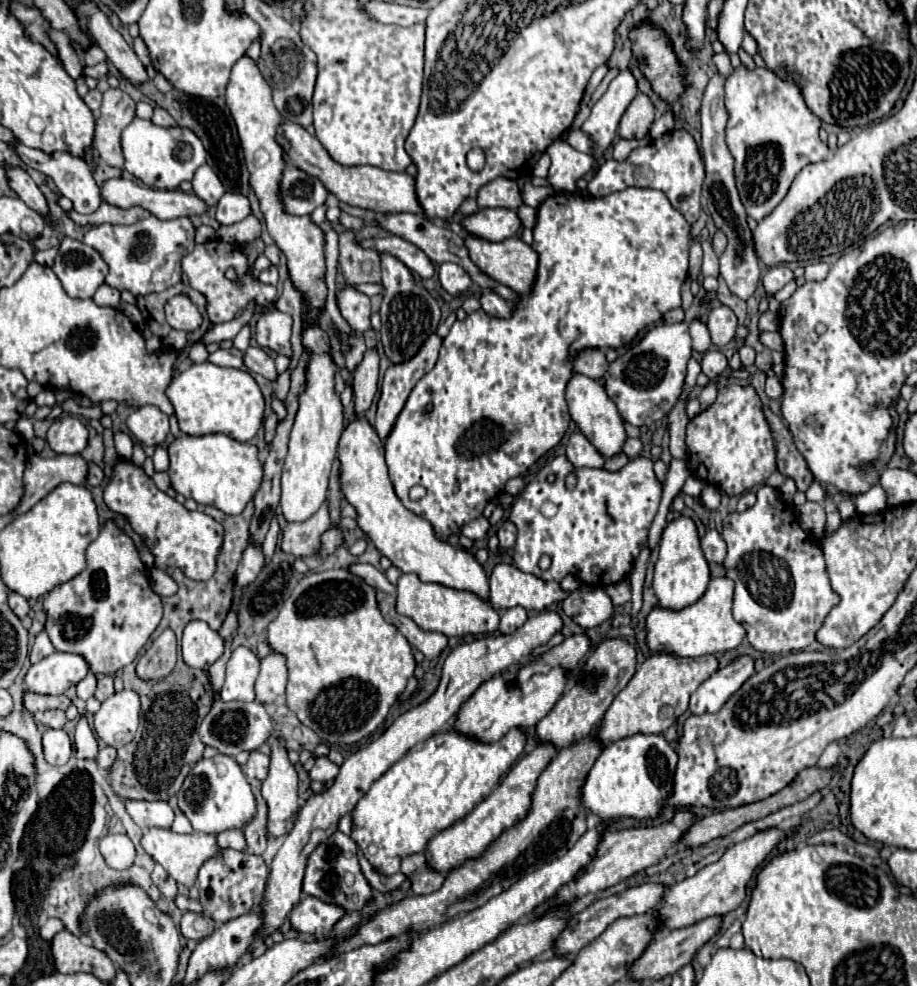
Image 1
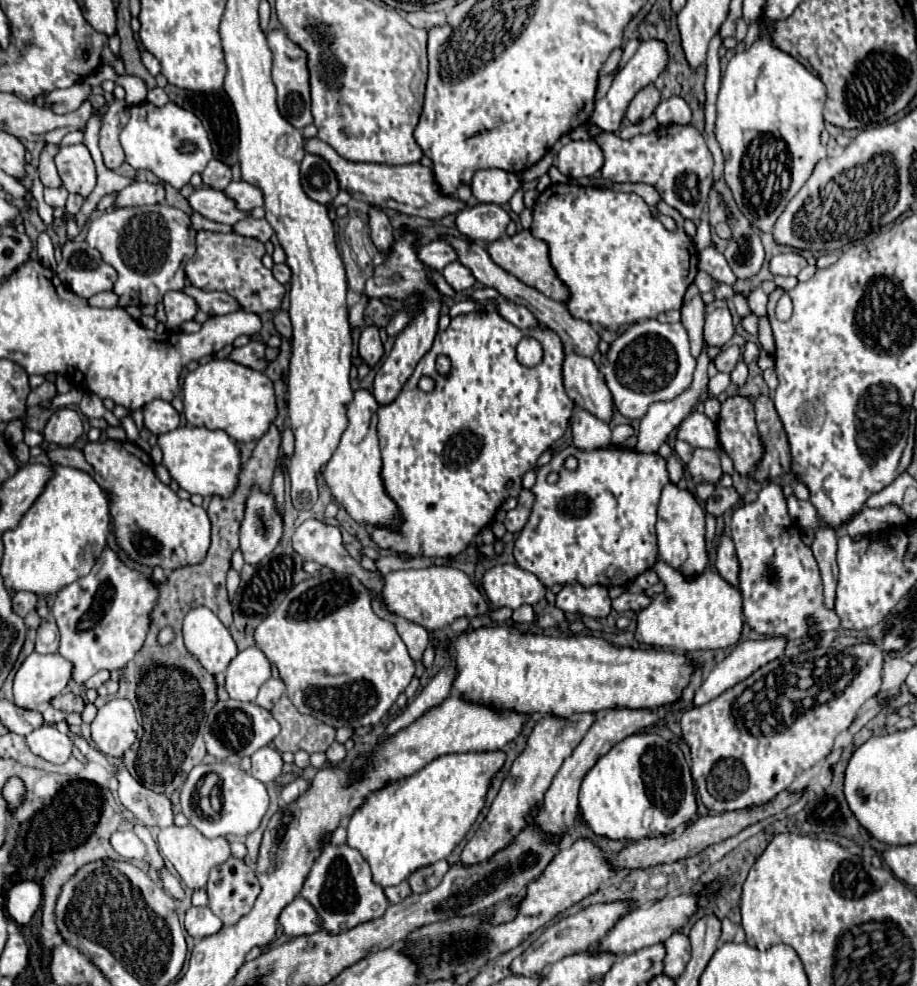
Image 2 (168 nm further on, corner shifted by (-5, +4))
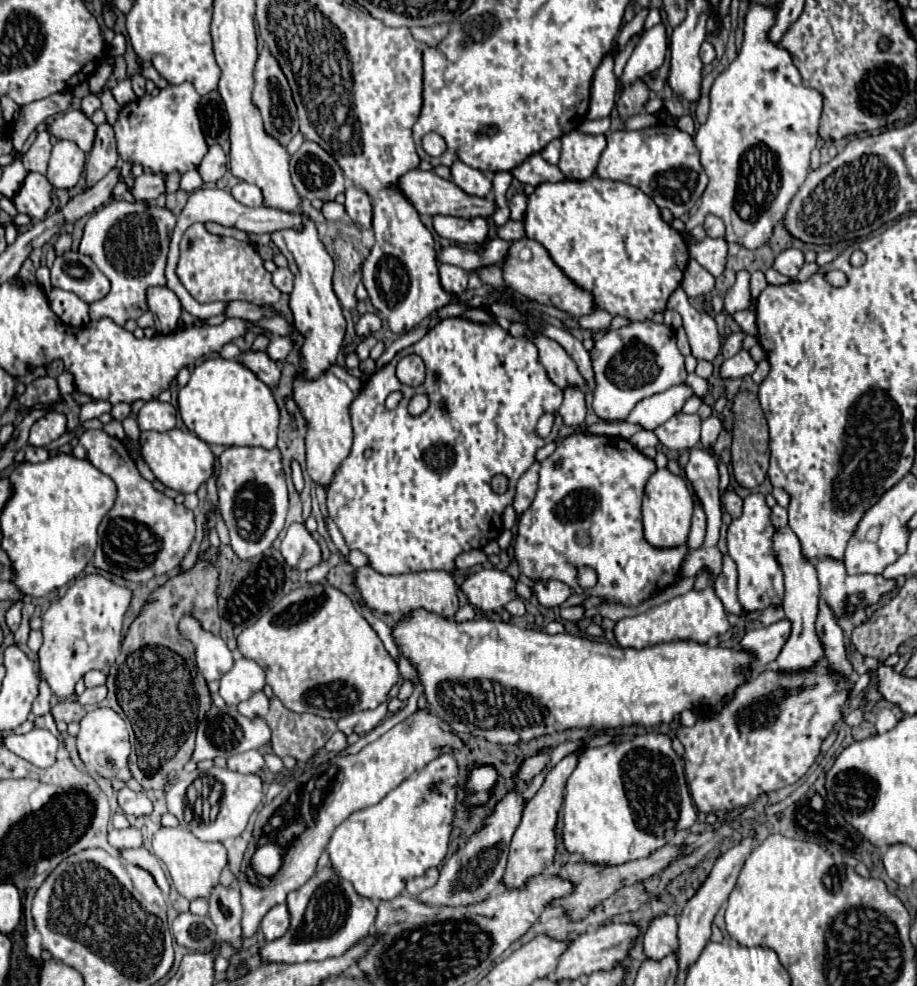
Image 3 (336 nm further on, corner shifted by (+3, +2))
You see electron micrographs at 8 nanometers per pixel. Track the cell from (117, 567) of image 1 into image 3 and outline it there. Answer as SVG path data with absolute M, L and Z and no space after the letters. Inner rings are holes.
M91 573L79 577L67 593L49 605L43 613L43 645L39 649L39 669L51 691L59 699L75 693L77 681L91 669L109 673L117 653L121 653L121 629L131 605L133 591L115 585L103 575Z

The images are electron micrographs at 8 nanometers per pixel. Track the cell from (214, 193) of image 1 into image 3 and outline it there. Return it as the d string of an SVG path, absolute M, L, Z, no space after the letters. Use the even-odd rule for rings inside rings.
M219 145L209 147L209 153L205 155L205 159L199 165L199 175L203 179L203 183L213 185L215 181L219 181L227 171L227 157L223 153L223 149Z

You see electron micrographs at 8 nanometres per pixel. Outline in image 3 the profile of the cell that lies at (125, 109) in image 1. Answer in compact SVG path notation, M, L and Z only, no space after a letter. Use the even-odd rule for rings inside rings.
M105 121L103 125L97 127L93 149L87 155L87 165L85 165L87 187L93 187L99 179L103 179L115 167L117 159L119 159L119 155L115 149L113 127Z

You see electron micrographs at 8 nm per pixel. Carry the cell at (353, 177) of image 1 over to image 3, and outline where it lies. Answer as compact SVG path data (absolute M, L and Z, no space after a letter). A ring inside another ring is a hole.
M411 169L407 171L403 177L399 177L397 181L397 189L405 195L405 199L417 209L419 215L453 215L453 217L489 217L495 211L495 203L481 199L481 197L473 197L467 195L463 189L459 189L453 181L445 181L441 179L437 173L433 171L421 171L421 169Z

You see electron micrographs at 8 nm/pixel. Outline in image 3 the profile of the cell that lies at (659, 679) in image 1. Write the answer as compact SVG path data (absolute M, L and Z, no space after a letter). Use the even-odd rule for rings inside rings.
M581 751L571 753L567 757L563 757L555 767L549 769L549 773L545 775L545 781L541 785L541 789L535 793L535 797L525 805L523 811L523 819L513 835L511 841L511 851L509 851L509 863L505 869L505 877L503 877L503 885L505 887L523 887L525 881L541 871L545 871L547 867L553 865L553 857L555 857L555 845L557 845L557 835L555 835L555 825L559 819L559 809L563 805L565 799L565 783L569 779L569 775L573 773L573 769L577 767Z

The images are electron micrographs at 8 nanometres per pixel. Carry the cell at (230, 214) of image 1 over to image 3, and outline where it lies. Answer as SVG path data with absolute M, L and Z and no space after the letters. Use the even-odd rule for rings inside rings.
M237 183L233 189L231 189L231 195L243 203L243 205L249 205L249 207L257 207L257 205L263 205L263 195L261 195L261 189L253 183Z

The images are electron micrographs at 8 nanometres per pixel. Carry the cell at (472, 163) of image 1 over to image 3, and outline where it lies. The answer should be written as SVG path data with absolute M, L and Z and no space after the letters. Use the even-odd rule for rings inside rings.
M455 161L451 165L451 177L457 187L461 187L465 193L475 197L487 197L493 189L493 173L489 171L477 171L463 161Z

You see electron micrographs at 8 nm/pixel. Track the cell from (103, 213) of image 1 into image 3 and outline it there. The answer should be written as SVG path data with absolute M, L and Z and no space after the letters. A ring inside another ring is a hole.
M143 173L141 177L135 179L131 193L139 201L153 201L161 193L165 193L165 177L155 175L155 173Z

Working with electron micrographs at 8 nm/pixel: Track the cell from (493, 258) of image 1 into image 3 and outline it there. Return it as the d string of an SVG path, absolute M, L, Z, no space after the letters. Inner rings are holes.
M519 239L519 241L513 241L511 247L509 247L509 253L501 265L503 269L503 279L505 283L515 289L517 293L521 293L523 297L527 299L533 299L533 301L539 301L543 305L555 305L557 309L563 309L567 311L569 315L573 317L579 317L579 315L585 315L585 313L591 313L595 307L593 307L593 295L579 289L569 277L565 277L565 273L551 261L547 249L533 241L533 239ZM529 247L531 249L531 259L529 261L523 261L521 259L521 251Z

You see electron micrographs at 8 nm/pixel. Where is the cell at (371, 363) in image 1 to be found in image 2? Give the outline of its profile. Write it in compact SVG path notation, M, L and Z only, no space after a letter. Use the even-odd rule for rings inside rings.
M369 325L363 329L359 339L359 355L369 367L375 367L383 357L383 343L379 339L379 329L375 325Z

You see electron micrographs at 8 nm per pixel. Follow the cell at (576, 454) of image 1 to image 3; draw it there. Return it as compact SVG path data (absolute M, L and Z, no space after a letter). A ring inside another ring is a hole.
M567 387L563 393L565 393L565 399L559 409L559 415L563 417L565 425L579 427L585 421L585 397L575 387Z

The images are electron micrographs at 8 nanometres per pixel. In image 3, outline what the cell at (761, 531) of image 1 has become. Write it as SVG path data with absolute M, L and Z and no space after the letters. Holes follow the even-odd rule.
M751 493L745 497L743 515L733 519L727 529L729 555L737 563L739 573L739 603L745 613L759 613L767 607L781 605L785 597L785 583L781 565L777 565L777 557L773 553L773 533L775 527L771 523L771 509L765 503L761 493Z

